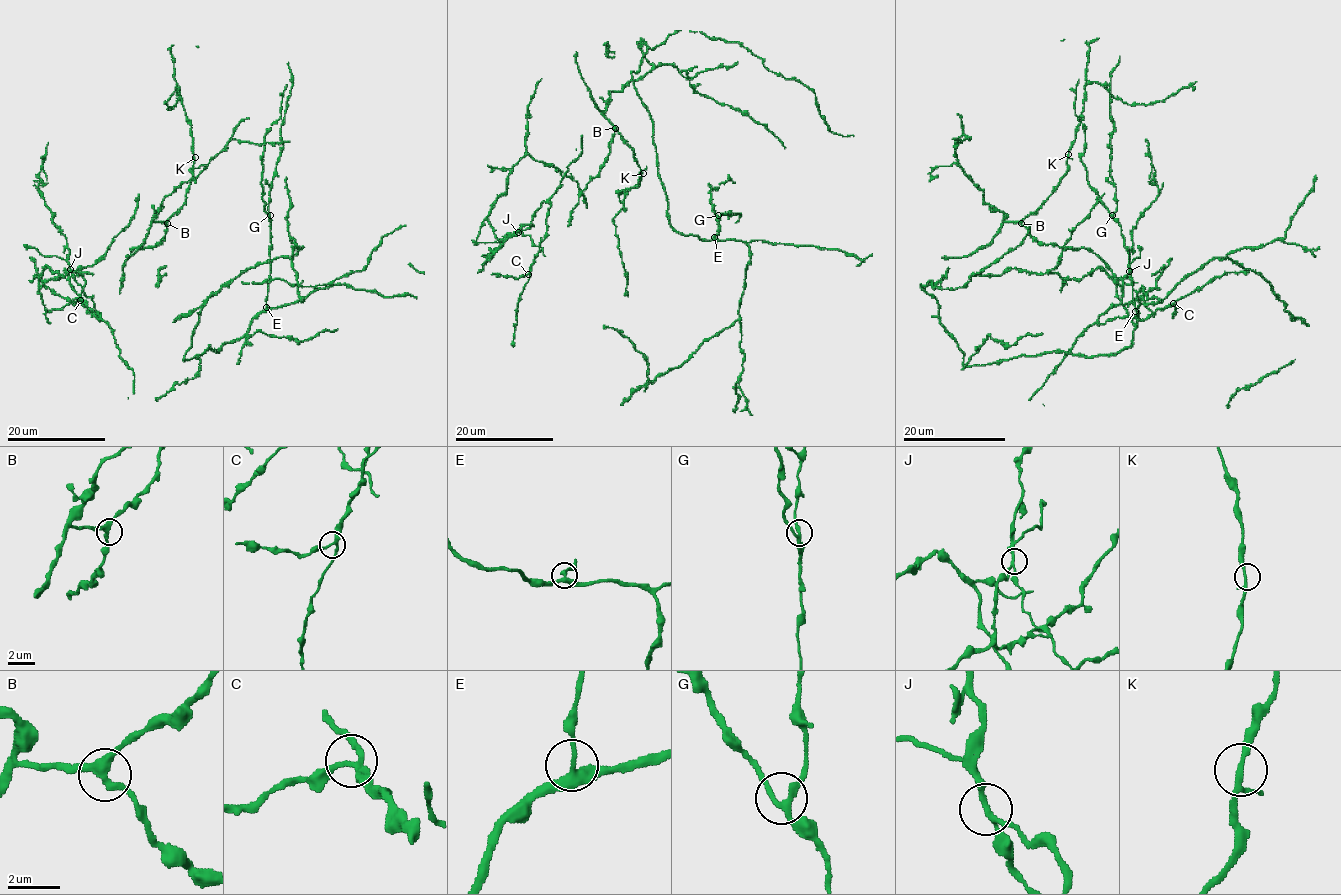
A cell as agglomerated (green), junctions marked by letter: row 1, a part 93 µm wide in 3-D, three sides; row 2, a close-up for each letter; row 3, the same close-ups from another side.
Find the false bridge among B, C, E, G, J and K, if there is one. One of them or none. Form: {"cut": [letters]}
{"cut": ["J"]}

